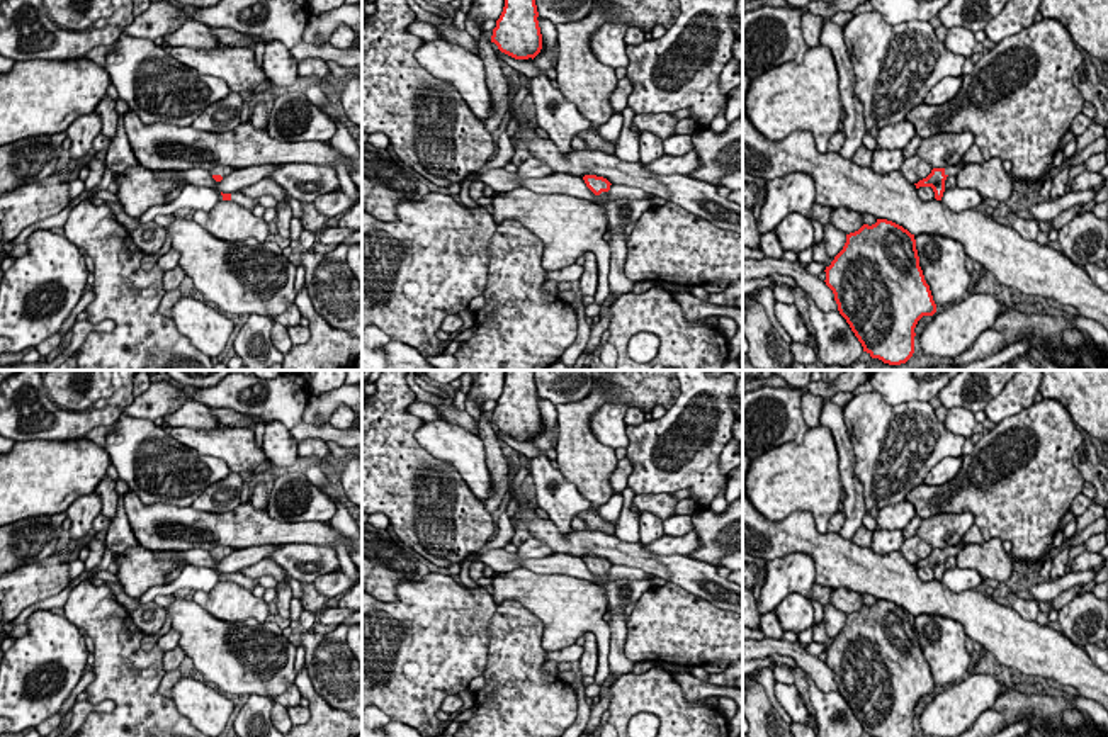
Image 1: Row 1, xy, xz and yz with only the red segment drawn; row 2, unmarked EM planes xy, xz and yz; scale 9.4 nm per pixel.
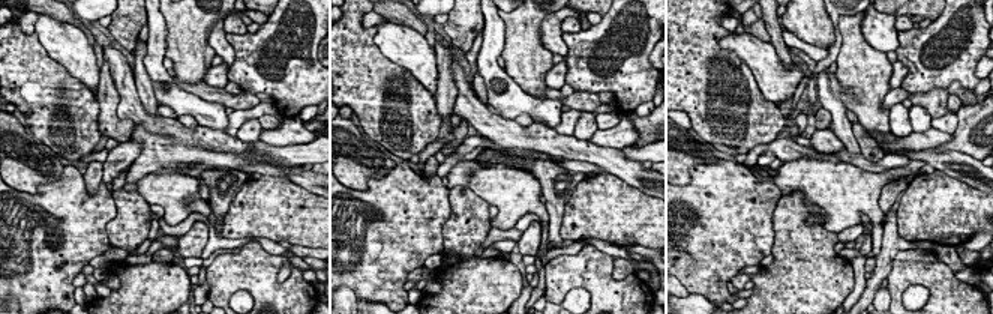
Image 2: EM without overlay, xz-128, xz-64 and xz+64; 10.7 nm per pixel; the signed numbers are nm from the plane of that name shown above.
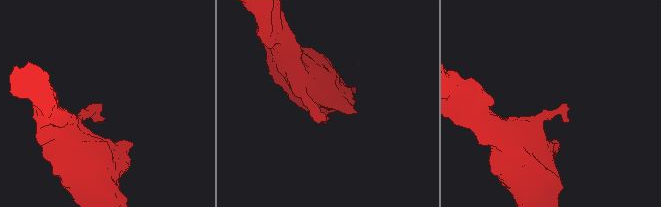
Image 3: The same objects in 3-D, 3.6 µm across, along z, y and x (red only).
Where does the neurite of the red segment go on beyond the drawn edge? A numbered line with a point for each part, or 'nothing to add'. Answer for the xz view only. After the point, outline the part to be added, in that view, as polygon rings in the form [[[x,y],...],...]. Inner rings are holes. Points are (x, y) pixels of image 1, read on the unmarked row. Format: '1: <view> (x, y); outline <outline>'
1: xz (619, 593); outline [[[607,572],[595,576],[595,584],[605,589],[607,611],[612,615],[610,627],[610,647],[608,647],[608,667],[612,678],[632,672],[636,662],[629,661],[624,654],[624,644],[627,639],[625,606],[636,605],[639,598],[651,588],[649,581],[607,581]],[[593,574],[595,576],[595,574]]]

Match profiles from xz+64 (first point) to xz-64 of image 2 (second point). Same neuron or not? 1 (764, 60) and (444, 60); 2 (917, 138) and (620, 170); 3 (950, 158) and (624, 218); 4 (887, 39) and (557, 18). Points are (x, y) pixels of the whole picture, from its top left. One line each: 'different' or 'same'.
1: different
2: different
3: different
4: same

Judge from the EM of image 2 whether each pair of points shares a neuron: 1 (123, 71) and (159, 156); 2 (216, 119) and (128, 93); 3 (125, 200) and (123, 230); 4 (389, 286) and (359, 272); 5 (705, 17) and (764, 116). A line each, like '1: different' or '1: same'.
1: different
2: different
3: same
4: same
5: same

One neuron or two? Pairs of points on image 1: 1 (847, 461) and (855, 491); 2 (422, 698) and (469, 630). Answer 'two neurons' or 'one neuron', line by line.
1: one neuron
2: one neuron

